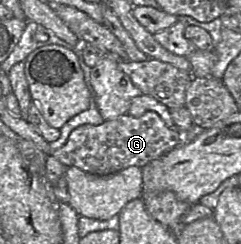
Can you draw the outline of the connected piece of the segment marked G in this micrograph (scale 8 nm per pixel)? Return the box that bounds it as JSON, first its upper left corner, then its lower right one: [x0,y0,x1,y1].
[53,112,181,176]

